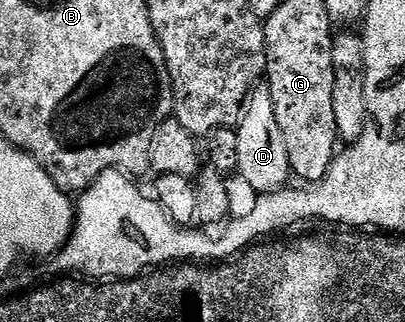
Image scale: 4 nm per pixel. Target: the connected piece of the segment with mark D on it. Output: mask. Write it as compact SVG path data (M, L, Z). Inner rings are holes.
M258 86L249 93L245 101L245 111L235 129L236 148L238 150L237 172L257 194L279 192L291 180L287 142L283 142L283 130L275 119L275 106L271 102L268 87Z

